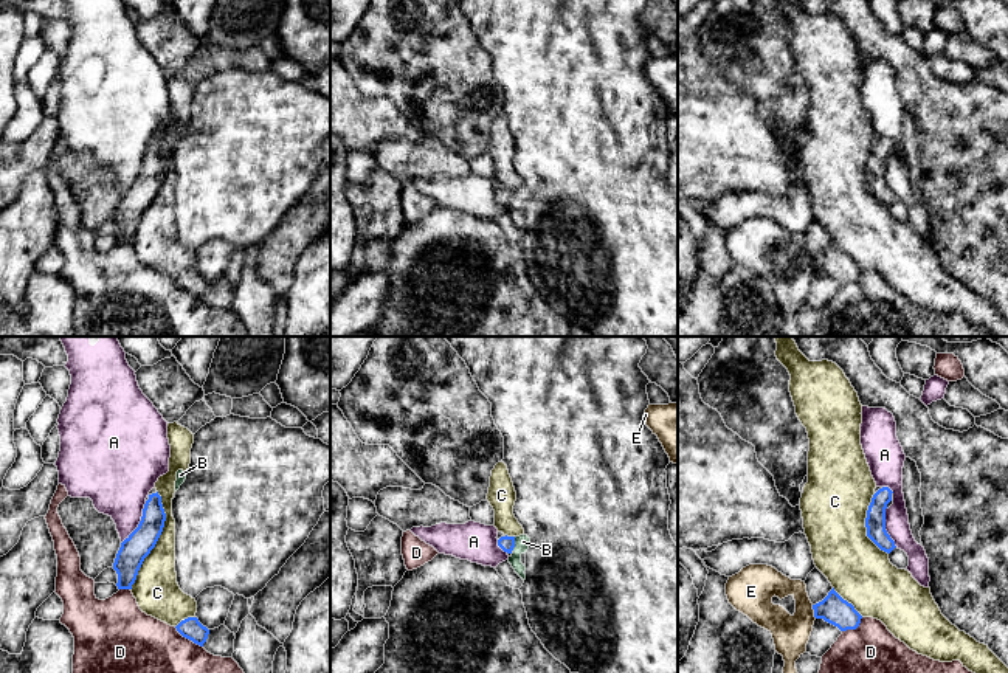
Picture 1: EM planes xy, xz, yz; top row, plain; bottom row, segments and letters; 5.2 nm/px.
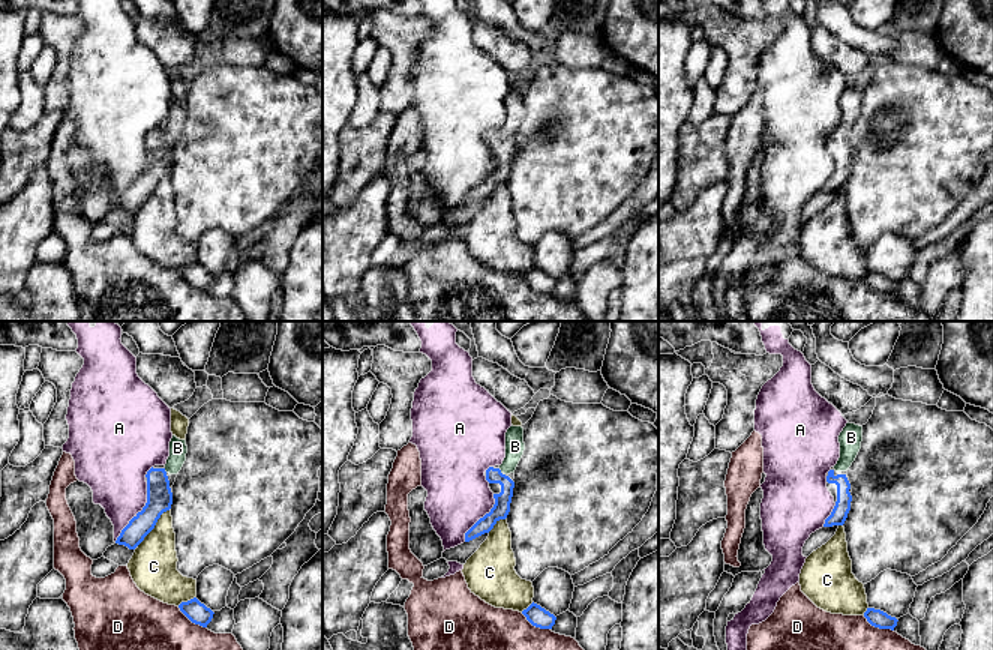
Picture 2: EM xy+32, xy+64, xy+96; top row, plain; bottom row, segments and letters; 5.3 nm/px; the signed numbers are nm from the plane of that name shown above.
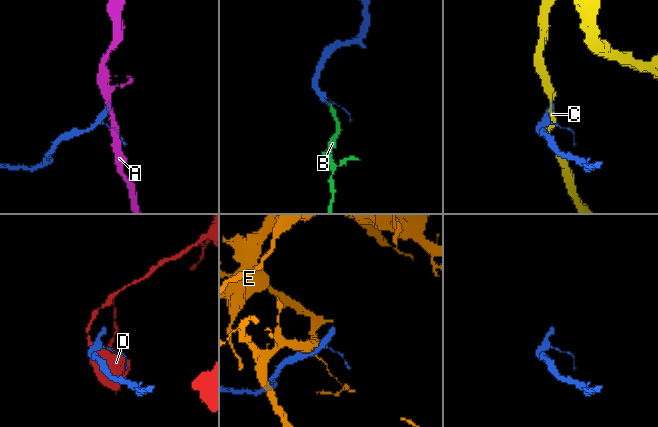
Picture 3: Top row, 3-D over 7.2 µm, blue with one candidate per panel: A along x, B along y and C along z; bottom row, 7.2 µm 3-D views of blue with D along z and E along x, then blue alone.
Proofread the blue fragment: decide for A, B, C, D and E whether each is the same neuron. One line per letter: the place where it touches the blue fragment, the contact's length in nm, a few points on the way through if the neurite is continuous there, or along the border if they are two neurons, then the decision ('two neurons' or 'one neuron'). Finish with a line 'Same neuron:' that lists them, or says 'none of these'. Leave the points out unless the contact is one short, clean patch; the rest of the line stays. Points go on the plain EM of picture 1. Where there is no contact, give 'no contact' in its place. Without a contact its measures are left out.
A: xy (140, 176) | 260 nm | along xy (146, 154), (138, 179), (121, 196) | two neurons
B: xz (514, 196) | 70 nm | across xz (506, 196), (514, 196), (523, 194) | one neuron
C: xy (157, 193) | 550 nm | two neurons
D: xy (188, 290) | 190 nm | two neurons
E: yz (814, 264) | 80 nm | two neurons
Same neuron: B

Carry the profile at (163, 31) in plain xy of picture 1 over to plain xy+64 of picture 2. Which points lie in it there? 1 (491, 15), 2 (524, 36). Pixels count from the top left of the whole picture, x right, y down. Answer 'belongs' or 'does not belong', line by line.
1: does not belong
2: does not belong

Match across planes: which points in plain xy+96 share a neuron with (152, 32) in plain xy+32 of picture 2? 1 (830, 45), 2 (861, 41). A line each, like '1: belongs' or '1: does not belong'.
1: belongs
2: does not belong

